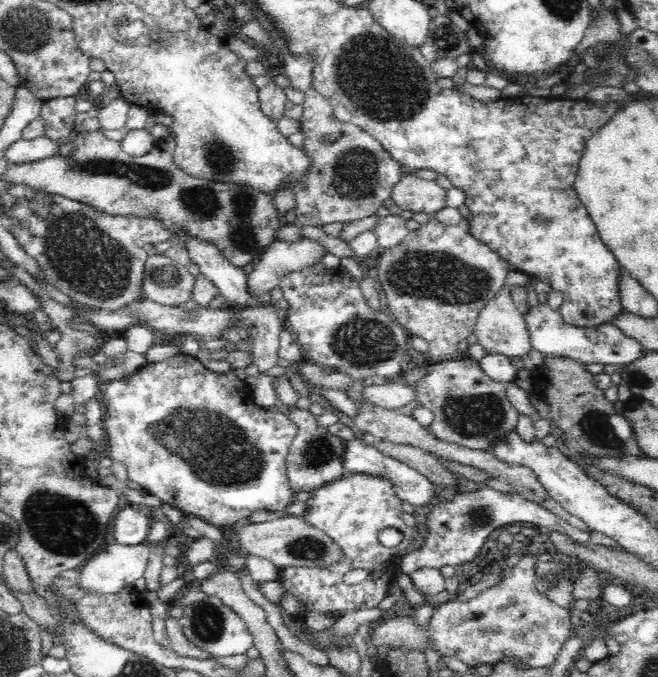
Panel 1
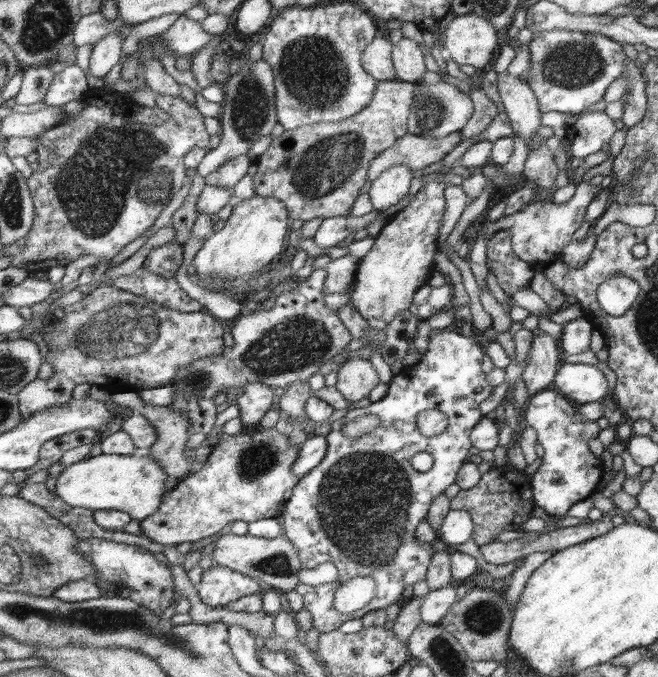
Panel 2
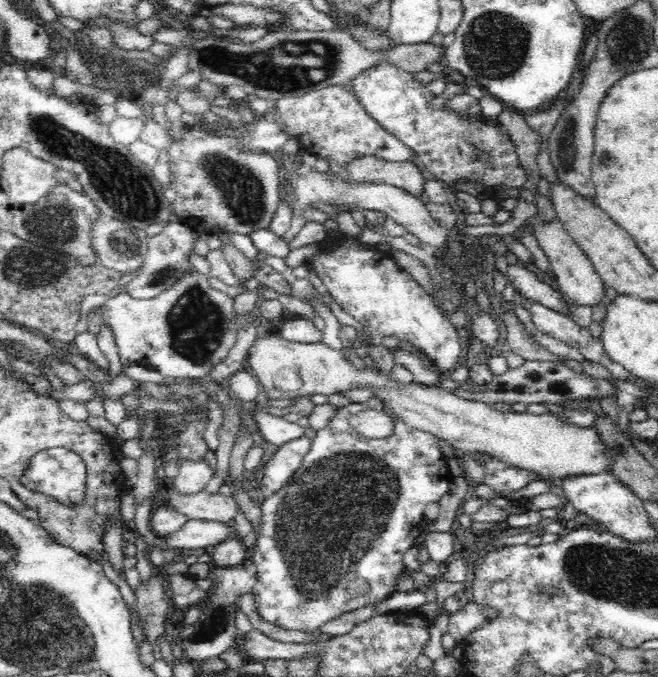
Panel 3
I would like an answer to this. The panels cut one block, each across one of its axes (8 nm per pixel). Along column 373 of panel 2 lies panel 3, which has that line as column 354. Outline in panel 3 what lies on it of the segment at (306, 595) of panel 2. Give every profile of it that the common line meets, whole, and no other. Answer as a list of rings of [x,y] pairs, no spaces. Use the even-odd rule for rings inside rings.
[[[368,400],[368,402],[362,402],[362,404],[358,403],[351,403],[348,406],[344,406],[343,408],[339,408],[338,413],[336,413],[332,418],[330,419],[330,422],[326,425],[326,428],[323,428],[321,431],[316,432],[316,434],[312,435],[312,444],[310,447],[310,450],[308,451],[308,454],[304,456],[303,462],[301,463],[300,468],[298,468],[298,471],[293,475],[293,479],[291,479],[288,483],[286,483],[278,492],[275,492],[272,496],[268,498],[262,498],[261,499],[261,530],[259,533],[259,537],[257,538],[257,541],[255,542],[255,549],[253,553],[253,565],[252,568],[255,573],[255,585],[253,586],[251,593],[254,594],[254,600],[256,602],[256,607],[258,607],[258,615],[262,617],[262,620],[265,620],[267,622],[270,622],[272,624],[278,624],[278,626],[282,626],[282,628],[286,628],[286,630],[302,630],[302,632],[312,632],[313,630],[316,630],[319,628],[319,626],[322,626],[323,624],[326,624],[329,620],[334,620],[340,616],[342,616],[344,613],[352,612],[355,610],[358,610],[360,608],[364,608],[368,606],[369,604],[375,604],[375,603],[381,603],[384,602],[384,600],[388,599],[390,595],[393,595],[394,592],[397,591],[397,584],[398,584],[398,577],[400,574],[402,574],[405,571],[405,564],[403,561],[403,556],[406,554],[406,551],[414,544],[414,541],[416,538],[418,538],[418,535],[420,534],[420,531],[425,527],[425,520],[424,517],[424,509],[426,509],[426,504],[432,504],[439,502],[439,500],[448,492],[448,484],[454,480],[454,477],[452,476],[452,472],[450,472],[448,468],[448,458],[440,451],[440,448],[438,447],[438,440],[439,438],[437,436],[432,435],[428,432],[420,432],[420,430],[412,430],[409,426],[406,426],[406,424],[402,424],[402,420],[394,420],[394,416],[392,417],[392,421],[394,421],[394,430],[393,433],[390,436],[387,436],[386,438],[380,438],[378,440],[376,439],[364,439],[358,432],[356,432],[352,425],[349,423],[350,418],[352,416],[358,414],[358,412],[361,412],[362,410],[376,410],[380,411],[382,410],[382,404],[378,403],[378,400]],[[288,576],[292,579],[292,582],[294,583],[294,586],[298,589],[300,592],[300,596],[302,598],[294,598],[292,596],[292,600],[296,600],[296,604],[298,606],[286,606],[286,596],[288,596]],[[362,577],[362,579],[366,580],[368,582],[368,585],[370,585],[370,590],[366,592],[366,594],[362,594],[362,596],[351,596],[349,592],[347,592],[347,586],[349,585],[349,582],[352,582],[355,578]]]

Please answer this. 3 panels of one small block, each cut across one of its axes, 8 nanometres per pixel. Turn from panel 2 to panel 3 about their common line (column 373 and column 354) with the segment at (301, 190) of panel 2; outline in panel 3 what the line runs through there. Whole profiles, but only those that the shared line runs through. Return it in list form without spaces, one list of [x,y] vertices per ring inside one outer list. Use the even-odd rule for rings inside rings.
[[[342,84],[326,86],[302,96],[282,97],[270,101],[289,133],[303,146],[305,152],[321,156],[327,163],[336,162],[346,167],[362,156],[377,156],[388,162],[412,161],[422,168],[422,161],[411,148],[395,139],[359,106],[358,99]]]

